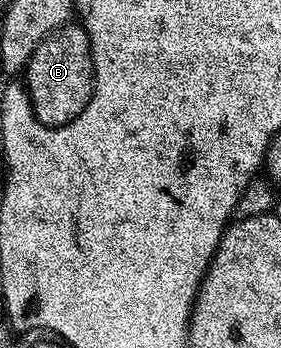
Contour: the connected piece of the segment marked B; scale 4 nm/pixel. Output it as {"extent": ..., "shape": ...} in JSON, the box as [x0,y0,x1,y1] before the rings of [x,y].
{"extent":[24,23,93,127],"shape":[[[67,23],[54,28],[35,47],[24,70],[24,83],[35,117],[47,127],[64,127],[77,119],[93,95],[92,46],[84,27]]]}

